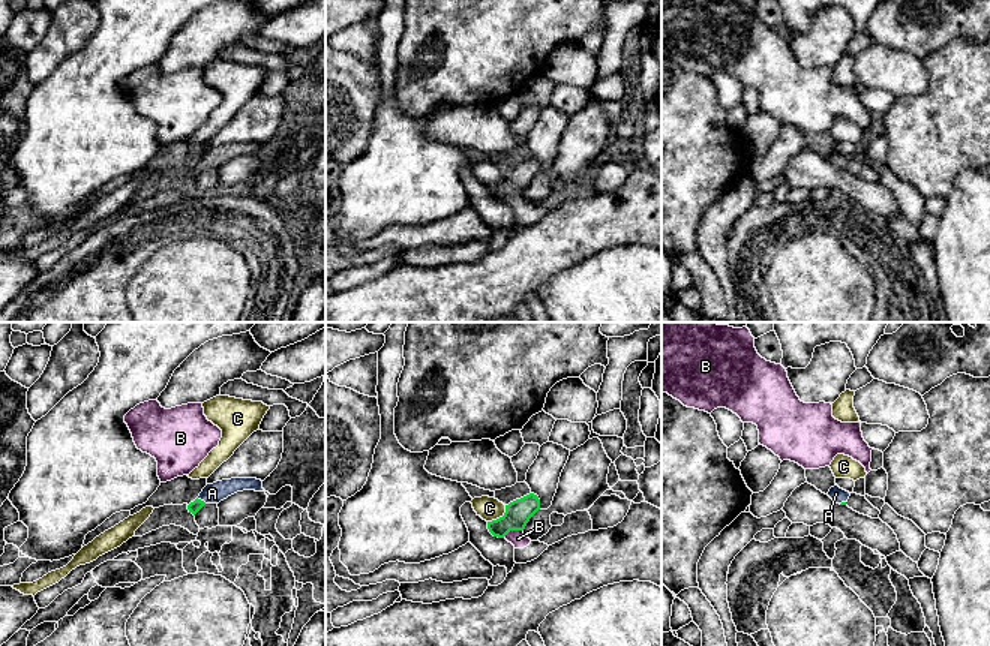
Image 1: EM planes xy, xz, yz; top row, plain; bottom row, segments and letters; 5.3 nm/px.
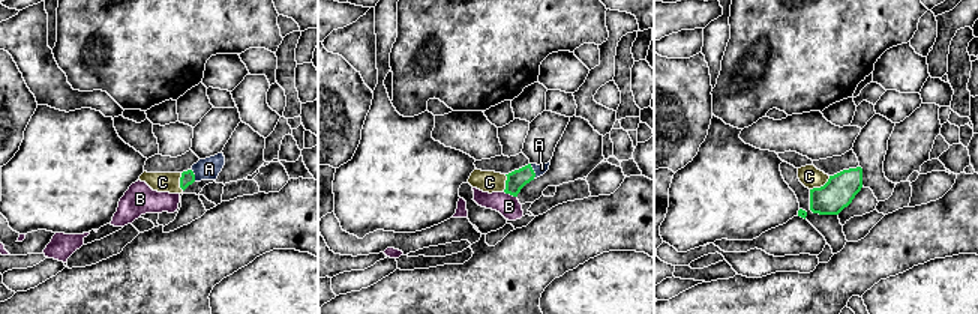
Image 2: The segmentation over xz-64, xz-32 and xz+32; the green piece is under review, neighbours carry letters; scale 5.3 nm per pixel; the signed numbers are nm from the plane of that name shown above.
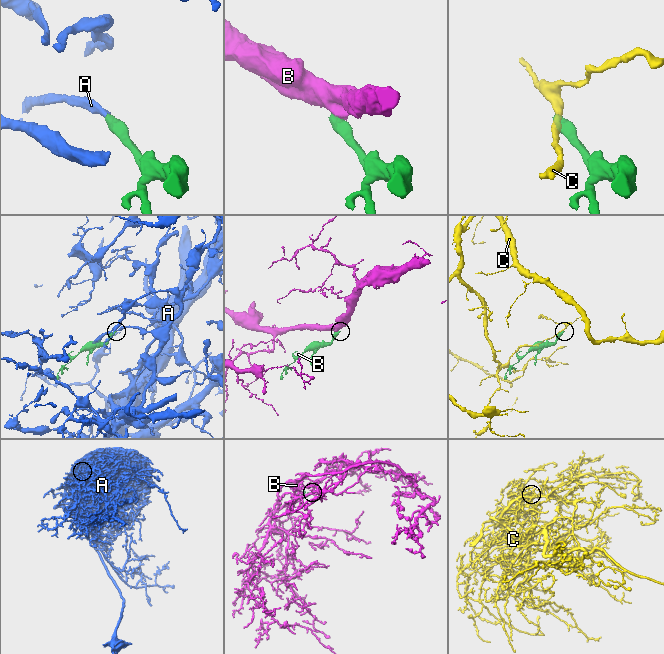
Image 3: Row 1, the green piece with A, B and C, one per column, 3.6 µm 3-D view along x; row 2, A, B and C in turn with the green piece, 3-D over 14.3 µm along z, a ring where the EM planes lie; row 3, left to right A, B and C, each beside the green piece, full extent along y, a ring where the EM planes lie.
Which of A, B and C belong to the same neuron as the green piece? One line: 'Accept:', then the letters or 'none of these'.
Accept: A

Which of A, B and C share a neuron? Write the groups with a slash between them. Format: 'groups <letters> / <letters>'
groups A / B / C

